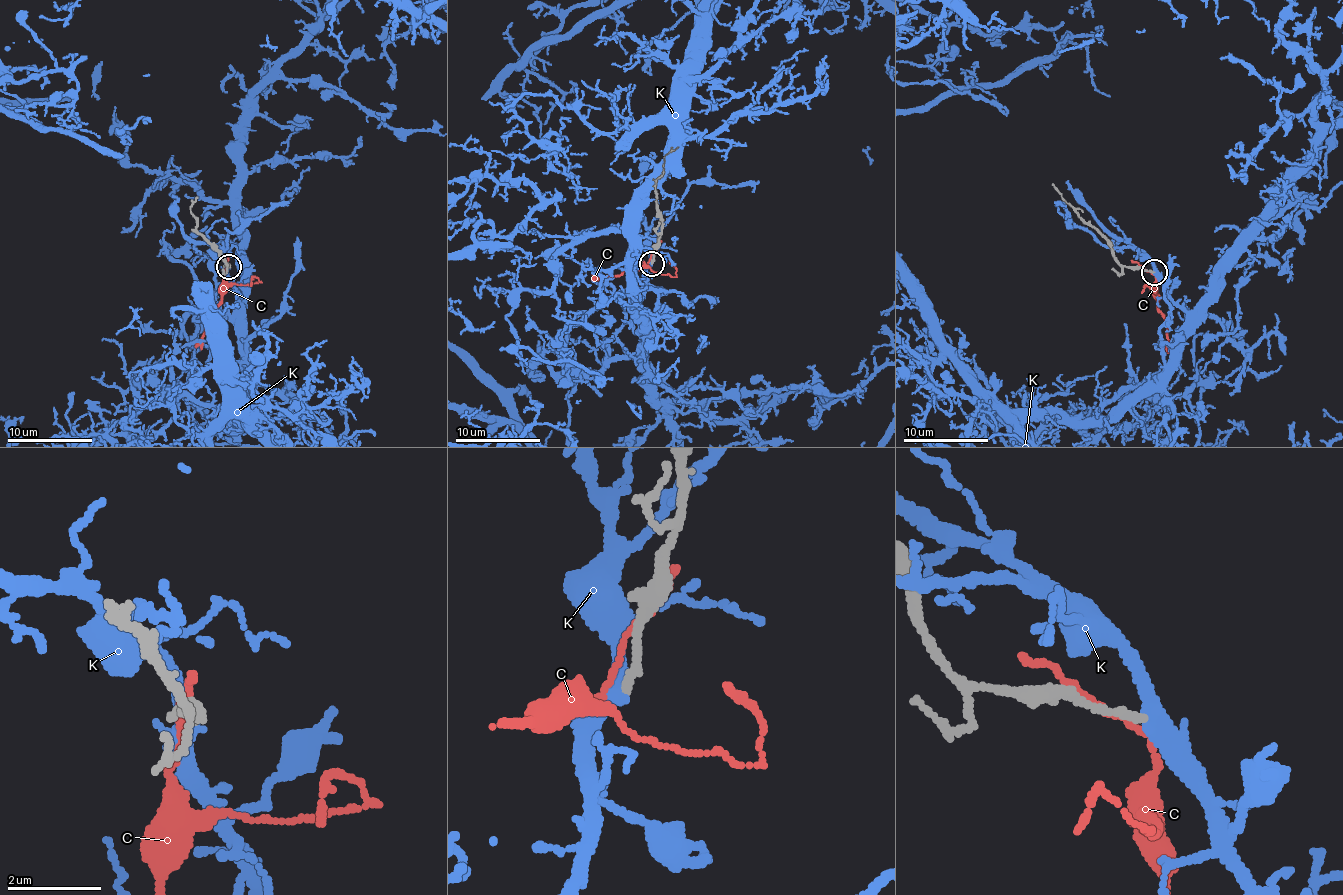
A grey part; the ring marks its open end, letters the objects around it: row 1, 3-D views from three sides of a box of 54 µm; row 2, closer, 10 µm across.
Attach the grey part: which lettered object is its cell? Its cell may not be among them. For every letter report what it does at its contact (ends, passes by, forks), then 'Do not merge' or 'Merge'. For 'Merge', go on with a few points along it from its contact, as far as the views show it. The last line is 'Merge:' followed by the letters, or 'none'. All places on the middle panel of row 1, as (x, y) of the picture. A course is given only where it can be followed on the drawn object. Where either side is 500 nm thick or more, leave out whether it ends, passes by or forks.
C: It passes by. Do not merge
K: It passes by. Do not merge
Merge: none

